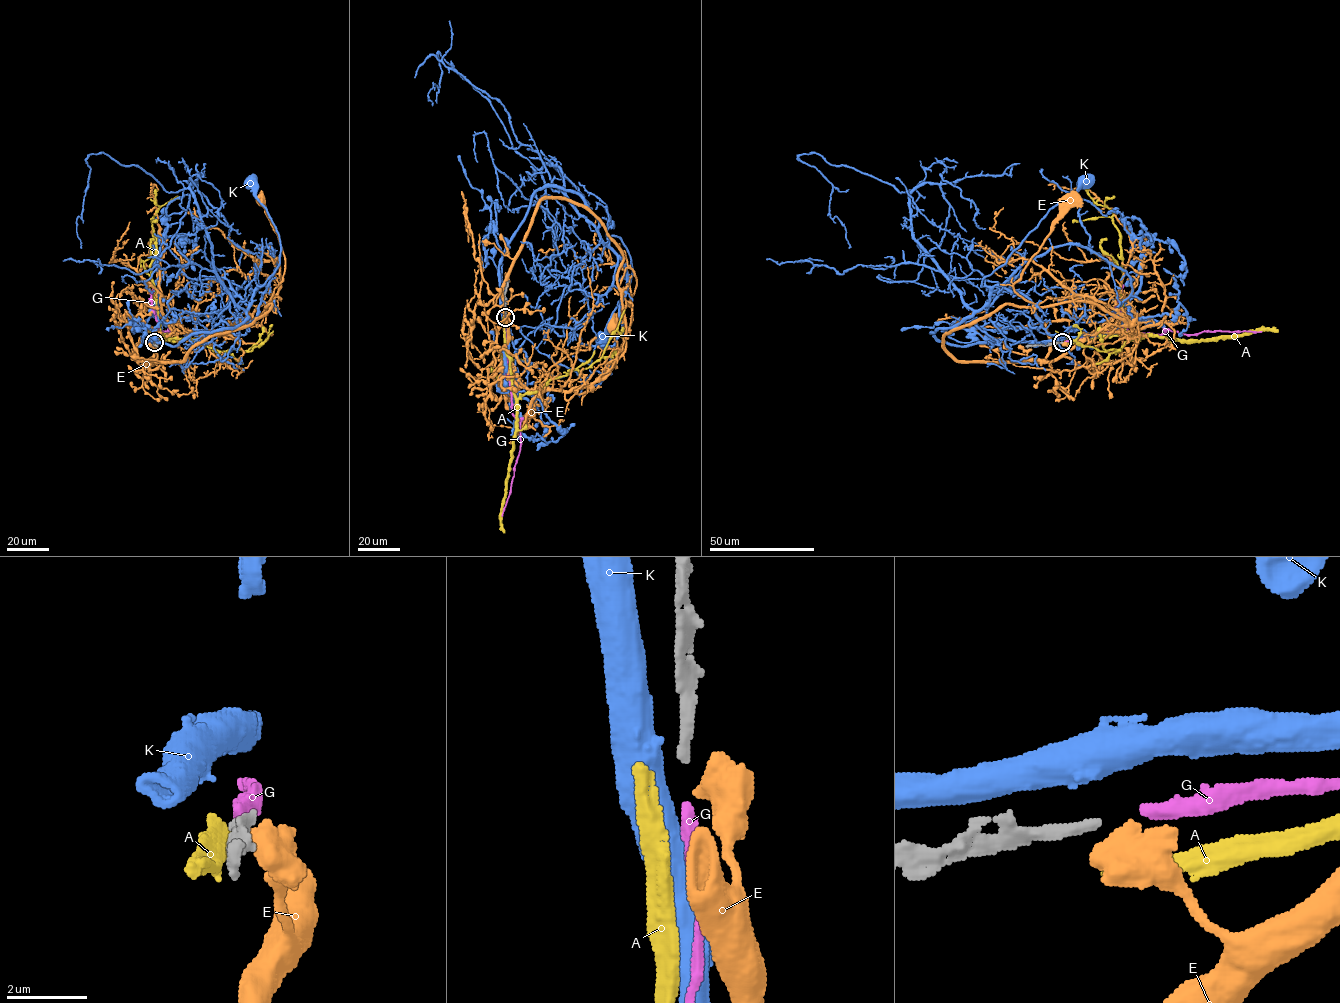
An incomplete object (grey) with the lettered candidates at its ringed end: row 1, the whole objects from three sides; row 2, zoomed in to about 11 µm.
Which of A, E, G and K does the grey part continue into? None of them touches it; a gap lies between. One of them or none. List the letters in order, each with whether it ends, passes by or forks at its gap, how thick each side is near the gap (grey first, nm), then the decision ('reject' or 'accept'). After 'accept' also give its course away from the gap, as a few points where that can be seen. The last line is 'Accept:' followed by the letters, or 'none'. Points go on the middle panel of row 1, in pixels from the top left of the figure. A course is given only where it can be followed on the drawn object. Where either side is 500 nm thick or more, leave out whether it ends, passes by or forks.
A: it ends | 280/400 nm | reject
E: 280/650 nm | reject
G: it ends | 280/340 nm | accept | via (505, 319), (512, 414), (519, 421), (520, 450), (502, 516)
K: 280/650 nm | reject
Accept: G

